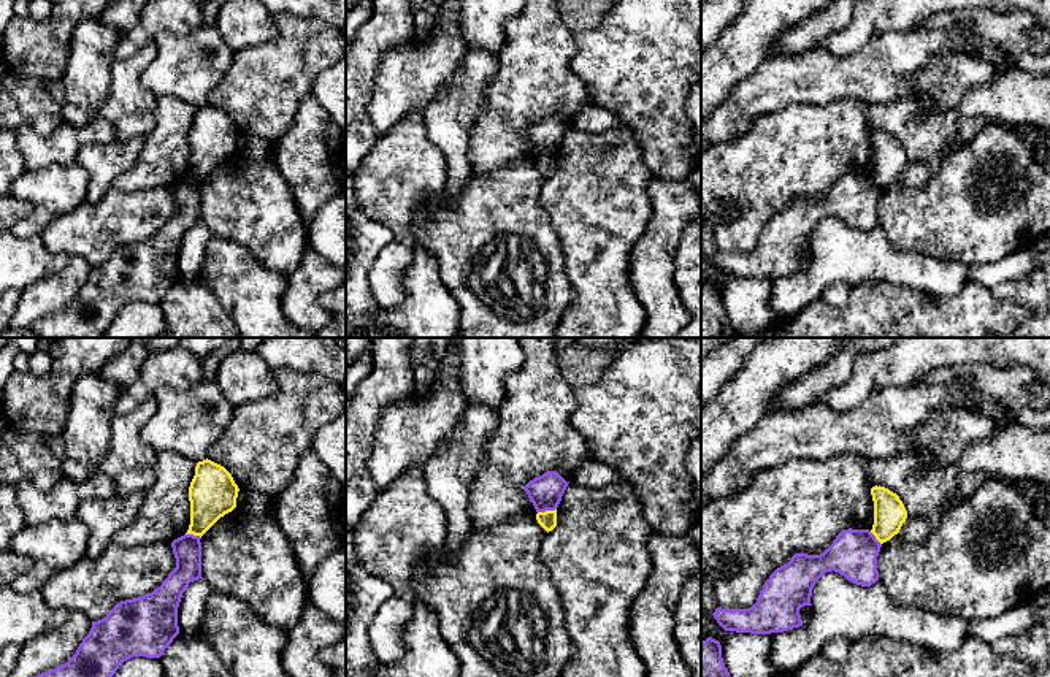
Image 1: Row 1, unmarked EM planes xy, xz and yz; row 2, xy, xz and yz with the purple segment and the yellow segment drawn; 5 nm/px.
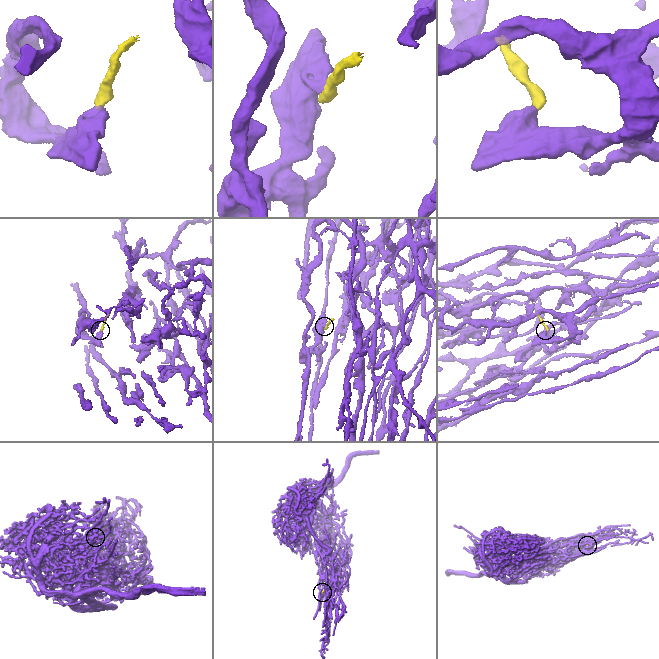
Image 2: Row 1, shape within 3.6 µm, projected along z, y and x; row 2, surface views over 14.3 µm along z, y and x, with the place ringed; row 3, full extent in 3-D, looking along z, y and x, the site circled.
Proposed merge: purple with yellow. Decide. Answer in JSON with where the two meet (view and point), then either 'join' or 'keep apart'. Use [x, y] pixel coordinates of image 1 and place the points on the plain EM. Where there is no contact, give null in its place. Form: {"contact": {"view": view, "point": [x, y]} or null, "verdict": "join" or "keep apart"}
{"contact": {"view": "xz", "point": [546, 154]}, "verdict": "keep apart"}

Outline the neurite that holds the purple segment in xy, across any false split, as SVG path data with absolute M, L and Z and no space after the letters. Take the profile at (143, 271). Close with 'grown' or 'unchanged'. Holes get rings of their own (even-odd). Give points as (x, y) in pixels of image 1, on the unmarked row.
M184 179L171 187L176 212L152 238L117 247L105 263L92 266L76 298L62 311L38 319L30 330L36 338L102 338L119 311L133 303L160 303L179 279L178 252L190 227L201 224L200 181Z; unchanged

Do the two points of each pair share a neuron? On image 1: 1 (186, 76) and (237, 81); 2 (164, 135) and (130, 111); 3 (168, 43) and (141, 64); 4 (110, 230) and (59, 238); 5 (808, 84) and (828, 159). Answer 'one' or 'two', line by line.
1: two
2: two
3: two
4: one
5: two

